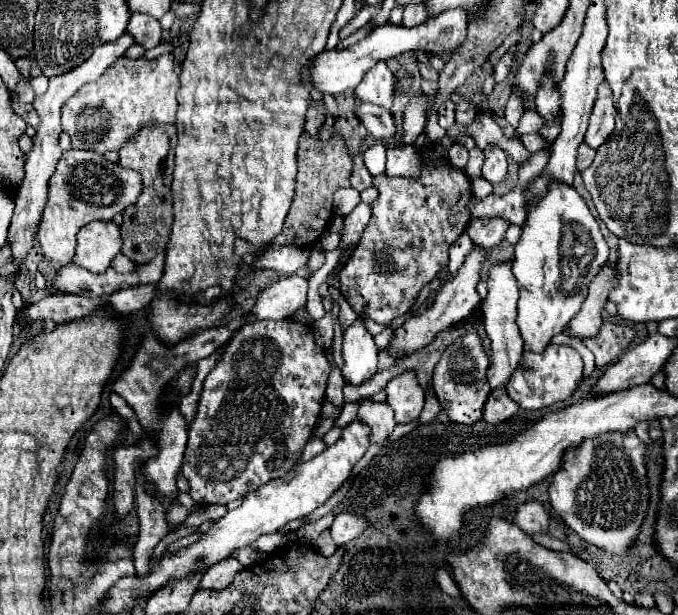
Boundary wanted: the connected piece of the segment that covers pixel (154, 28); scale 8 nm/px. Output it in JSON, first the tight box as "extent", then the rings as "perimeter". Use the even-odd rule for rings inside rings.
{"extent":[127,13,161,49],"perimeter":[[[133,13],[131,21],[127,25],[127,33],[135,37],[139,45],[145,49],[153,49],[161,43],[161,25],[155,17],[143,15],[143,13]]]}

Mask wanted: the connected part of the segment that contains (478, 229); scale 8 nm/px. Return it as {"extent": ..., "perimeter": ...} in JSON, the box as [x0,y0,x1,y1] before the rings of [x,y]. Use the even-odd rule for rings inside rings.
{"extent":[465,219,509,249],"perimeter":[[[471,219],[465,233],[471,237],[471,241],[477,245],[477,247],[483,247],[483,249],[491,249],[493,245],[497,245],[503,237],[505,237],[505,231],[507,231],[509,223],[505,219]]]}

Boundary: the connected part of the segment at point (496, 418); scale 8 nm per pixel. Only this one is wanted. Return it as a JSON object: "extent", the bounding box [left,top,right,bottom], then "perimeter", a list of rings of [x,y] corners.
{"extent":[483,385,519,425],"perimeter":[[[503,385],[491,391],[483,409],[483,419],[489,425],[497,425],[497,423],[511,419],[517,411],[519,411],[519,405],[505,393],[505,385]]]}

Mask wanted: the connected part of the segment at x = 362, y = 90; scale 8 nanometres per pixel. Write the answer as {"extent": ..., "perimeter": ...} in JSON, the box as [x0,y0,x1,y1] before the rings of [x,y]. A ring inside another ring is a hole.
{"extent":[355,63,395,111],"perimeter":[[[377,63],[371,71],[365,73],[363,81],[355,89],[357,101],[369,101],[391,111],[395,99],[395,77],[389,71],[387,63]]]}

